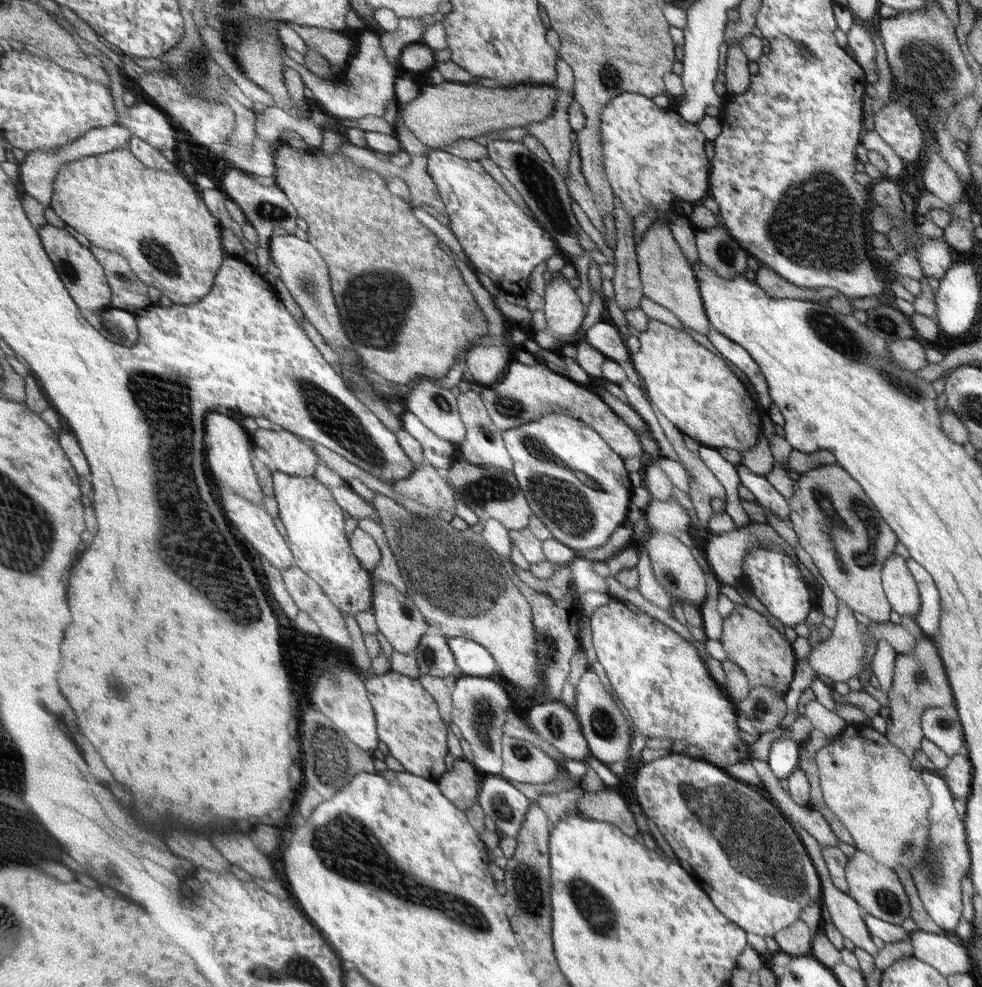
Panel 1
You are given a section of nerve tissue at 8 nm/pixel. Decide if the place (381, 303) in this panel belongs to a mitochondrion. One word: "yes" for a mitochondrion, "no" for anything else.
yes

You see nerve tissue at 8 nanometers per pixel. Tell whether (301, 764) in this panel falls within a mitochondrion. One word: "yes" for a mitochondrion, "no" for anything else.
no

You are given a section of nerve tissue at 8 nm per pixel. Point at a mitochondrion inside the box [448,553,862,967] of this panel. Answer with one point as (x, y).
(739, 824)

